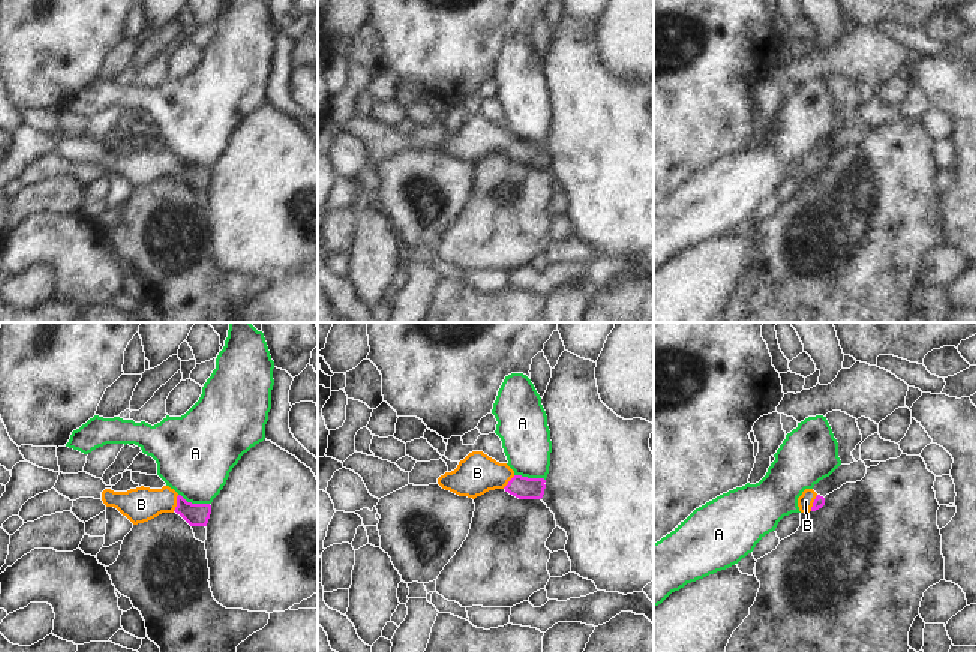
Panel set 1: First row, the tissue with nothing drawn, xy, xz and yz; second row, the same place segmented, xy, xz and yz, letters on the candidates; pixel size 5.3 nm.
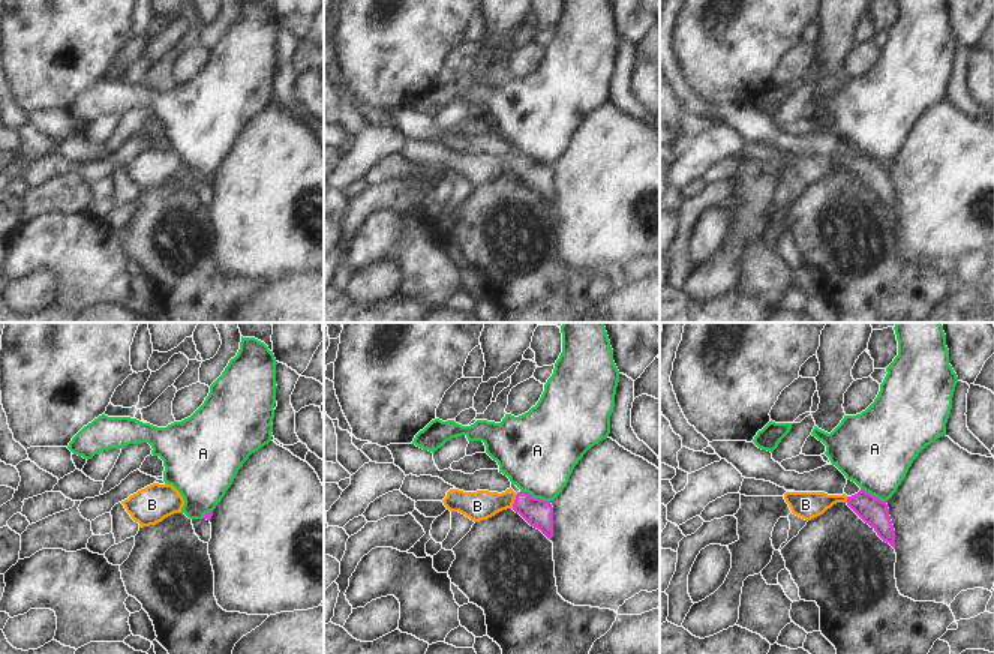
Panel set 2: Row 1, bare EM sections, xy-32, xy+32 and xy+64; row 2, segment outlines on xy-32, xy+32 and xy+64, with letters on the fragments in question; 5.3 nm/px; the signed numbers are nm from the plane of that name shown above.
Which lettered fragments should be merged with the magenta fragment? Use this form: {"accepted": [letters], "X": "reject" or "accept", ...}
{"accepted": ["B"], "A": "reject", "B": "accept"}

